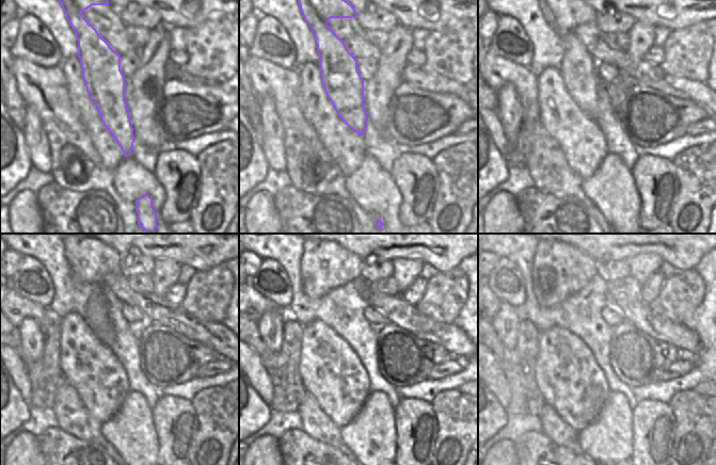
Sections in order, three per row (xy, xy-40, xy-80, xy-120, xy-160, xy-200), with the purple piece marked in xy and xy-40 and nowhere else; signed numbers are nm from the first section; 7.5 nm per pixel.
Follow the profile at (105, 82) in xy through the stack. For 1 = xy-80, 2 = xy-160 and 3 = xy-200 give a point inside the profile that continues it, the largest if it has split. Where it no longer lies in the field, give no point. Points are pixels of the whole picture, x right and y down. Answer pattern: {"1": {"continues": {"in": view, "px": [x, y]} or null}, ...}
{"1": {"continues": {"in": "xy-80", "px": [578, 68]}}, "2": {"continues": {"in": "xy-160", "px": [324, 266]}}, "3": {"continues": {"in": "xy-200", "px": [559, 270]}}}

